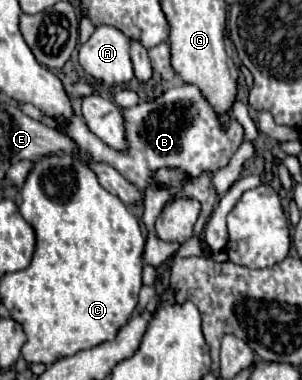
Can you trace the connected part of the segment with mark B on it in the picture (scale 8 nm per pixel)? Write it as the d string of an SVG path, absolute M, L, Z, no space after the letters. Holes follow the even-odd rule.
M180 82L178 88L166 90L158 100L152 102L142 102L134 108L122 110L126 128L128 128L128 142L130 150L126 154L116 152L108 148L100 138L96 138L88 126L74 114L68 122L60 116L48 116L42 110L34 108L32 104L20 104L18 106L26 116L40 120L42 124L62 130L70 138L74 138L84 152L88 152L94 160L108 162L114 166L124 178L128 178L132 184L138 188L148 188L154 184L152 176L158 168L180 168L186 170L190 178L200 176L204 170L220 170L228 164L232 154L238 150L242 144L242 126L232 118L228 128L222 128L216 112L212 112L210 104L200 96L200 90L192 84ZM178 110L178 118L176 118ZM66 124L66 126L64 126Z

